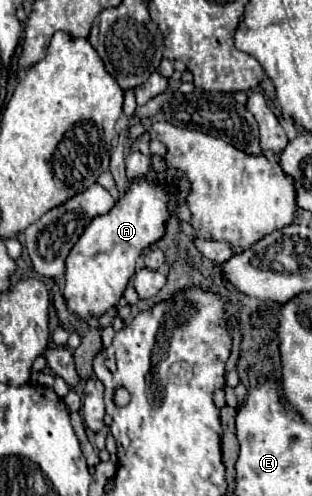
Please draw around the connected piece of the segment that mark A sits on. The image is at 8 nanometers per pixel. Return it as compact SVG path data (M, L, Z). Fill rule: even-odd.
M149 181L131 183L125 195L115 203L109 215L101 215L89 223L81 239L73 245L65 261L63 297L69 311L79 317L101 317L123 297L129 279L135 273L135 263L143 249L163 237L163 227L169 217L169 187L151 185Z

